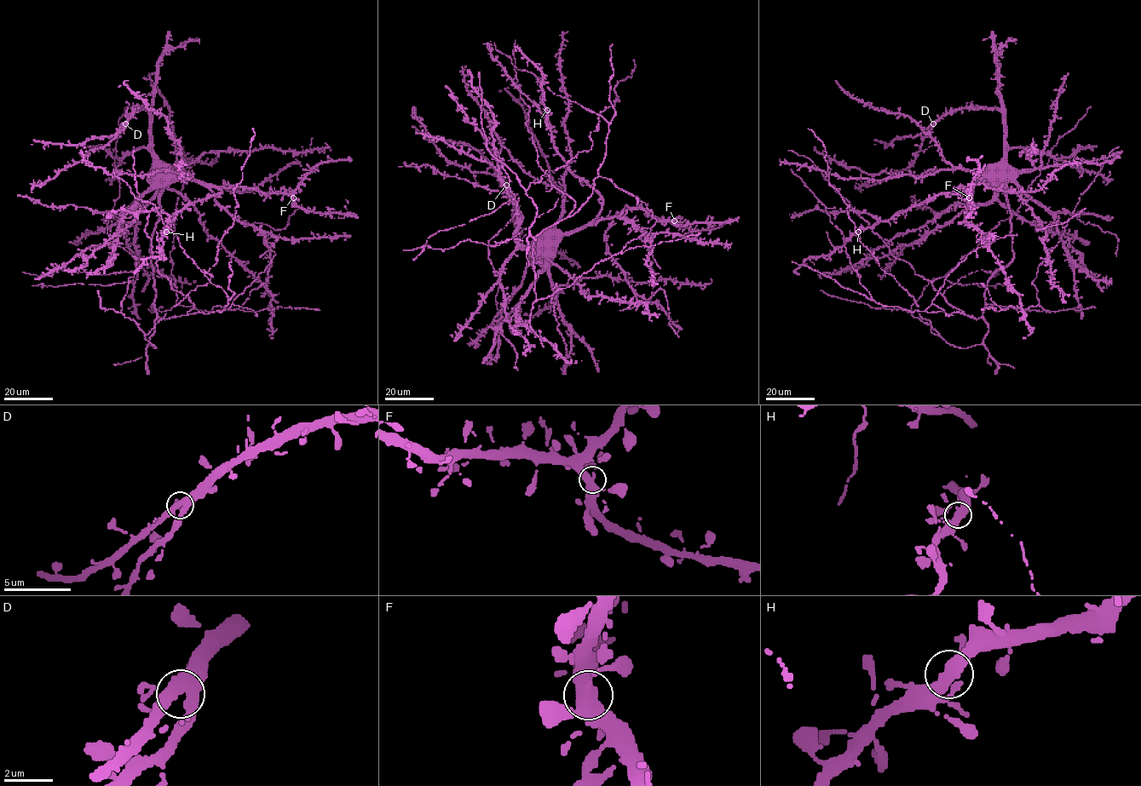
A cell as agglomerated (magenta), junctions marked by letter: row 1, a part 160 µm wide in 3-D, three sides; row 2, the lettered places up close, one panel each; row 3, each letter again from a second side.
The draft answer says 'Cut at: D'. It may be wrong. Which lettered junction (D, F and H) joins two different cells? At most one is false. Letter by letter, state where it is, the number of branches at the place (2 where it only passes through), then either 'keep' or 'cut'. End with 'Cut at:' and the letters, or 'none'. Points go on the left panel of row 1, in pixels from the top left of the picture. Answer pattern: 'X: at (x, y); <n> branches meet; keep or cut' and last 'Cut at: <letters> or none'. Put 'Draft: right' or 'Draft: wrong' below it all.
D: at (125, 123); 4 branches meet; keep
F: at (293, 197); 4 branches meet; keep
H: at (166, 232); 4 branches meet; keep
Cut at: none
Draft: wrong

